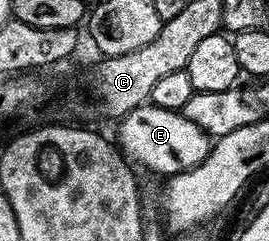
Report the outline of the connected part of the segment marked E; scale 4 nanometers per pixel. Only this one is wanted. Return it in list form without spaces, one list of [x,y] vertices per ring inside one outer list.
[[[152,105],[136,107],[116,127],[115,143],[126,160],[132,161],[138,168],[141,166],[155,171],[160,177],[183,173],[202,163],[209,155],[211,136],[181,111],[168,111]]]

